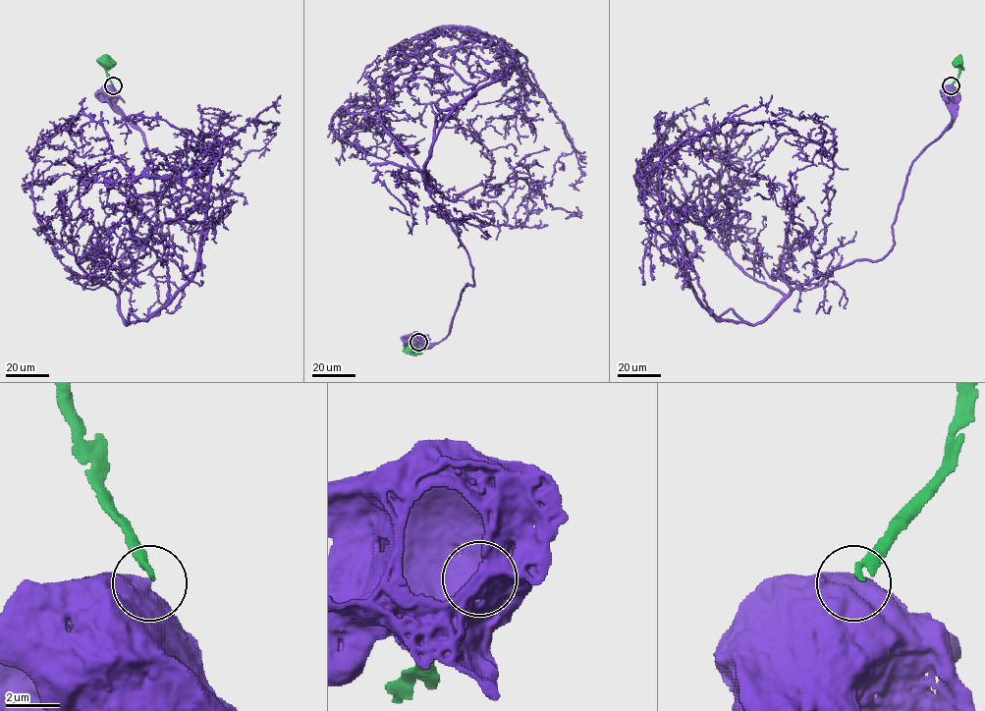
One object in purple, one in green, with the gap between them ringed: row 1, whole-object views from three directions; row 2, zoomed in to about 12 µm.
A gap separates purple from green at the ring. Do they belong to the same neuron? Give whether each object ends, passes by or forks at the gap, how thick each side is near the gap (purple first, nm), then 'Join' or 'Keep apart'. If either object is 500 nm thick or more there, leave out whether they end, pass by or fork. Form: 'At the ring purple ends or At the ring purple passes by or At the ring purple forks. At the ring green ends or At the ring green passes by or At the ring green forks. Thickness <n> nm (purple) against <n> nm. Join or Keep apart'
Thickness 950 nm (purple) against 170 nm. Keep apart

